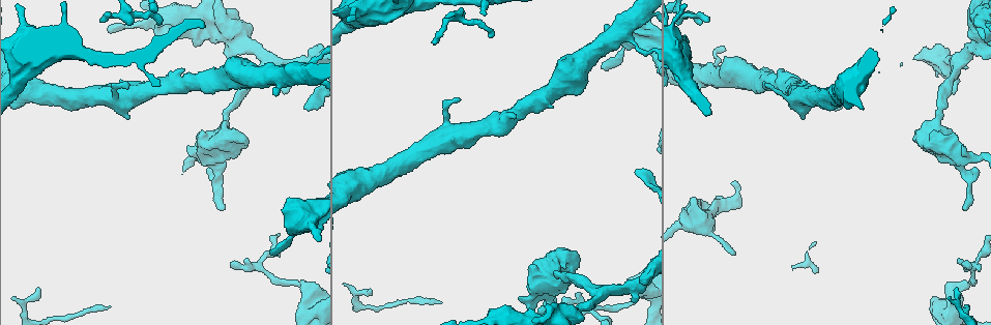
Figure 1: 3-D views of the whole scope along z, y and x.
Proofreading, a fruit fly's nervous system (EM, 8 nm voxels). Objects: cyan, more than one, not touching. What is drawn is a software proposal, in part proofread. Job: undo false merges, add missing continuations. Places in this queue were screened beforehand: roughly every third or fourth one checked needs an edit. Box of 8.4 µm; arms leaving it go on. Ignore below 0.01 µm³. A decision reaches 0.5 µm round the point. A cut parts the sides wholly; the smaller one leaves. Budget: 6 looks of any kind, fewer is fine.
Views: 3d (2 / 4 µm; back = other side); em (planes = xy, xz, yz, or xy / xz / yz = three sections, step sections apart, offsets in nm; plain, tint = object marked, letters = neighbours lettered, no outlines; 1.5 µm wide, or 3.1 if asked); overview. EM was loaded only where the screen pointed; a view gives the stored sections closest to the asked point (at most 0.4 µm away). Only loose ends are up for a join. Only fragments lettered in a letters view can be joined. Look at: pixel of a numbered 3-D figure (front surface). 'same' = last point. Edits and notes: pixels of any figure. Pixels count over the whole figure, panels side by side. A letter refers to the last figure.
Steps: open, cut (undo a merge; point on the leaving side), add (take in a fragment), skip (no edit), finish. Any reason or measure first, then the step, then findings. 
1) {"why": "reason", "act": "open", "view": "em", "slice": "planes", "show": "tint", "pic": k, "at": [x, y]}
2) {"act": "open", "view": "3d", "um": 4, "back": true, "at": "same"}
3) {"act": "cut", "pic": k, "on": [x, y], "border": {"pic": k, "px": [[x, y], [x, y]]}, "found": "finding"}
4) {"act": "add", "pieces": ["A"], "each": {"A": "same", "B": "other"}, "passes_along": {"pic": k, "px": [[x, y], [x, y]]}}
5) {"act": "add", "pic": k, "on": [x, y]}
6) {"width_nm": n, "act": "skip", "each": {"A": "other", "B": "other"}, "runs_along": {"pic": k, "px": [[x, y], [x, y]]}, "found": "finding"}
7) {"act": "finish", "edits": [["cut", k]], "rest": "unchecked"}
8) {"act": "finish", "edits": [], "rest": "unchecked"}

{"why": "tapers out", "act": "open", "view": "em", "slice": "planes", "show": "letters", "pic": 1, "at": [730, 251]}

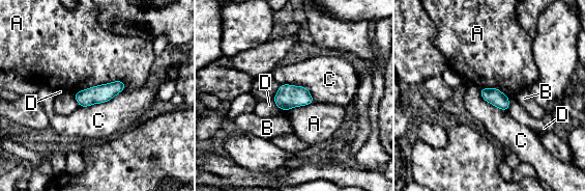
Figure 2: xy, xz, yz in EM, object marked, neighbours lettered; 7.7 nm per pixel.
{"act": "skip", "each": {"A": "other", "B": "other", "C": "other", "D": "other"}, "border": {"pic": 2, "px": [[124, 88], [105, 102], [80, 107]]}, "found": "none of them fits"}

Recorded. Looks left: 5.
{"why": "thin end", "act": "open", "view": "3d", "um": 2, "back": true, "pic": 1, "at": [222, 210]}

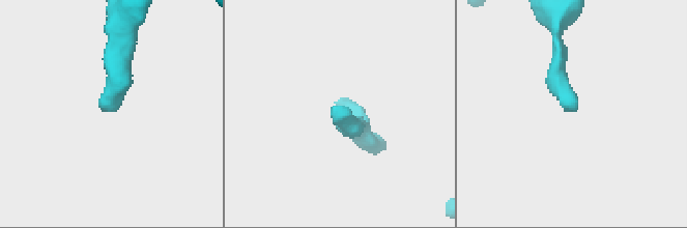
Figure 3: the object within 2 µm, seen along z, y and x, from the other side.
{"act": "open", "view": "em", "slice": "planes", "show": "plain", "pic": 3, "at": [102, 105]}

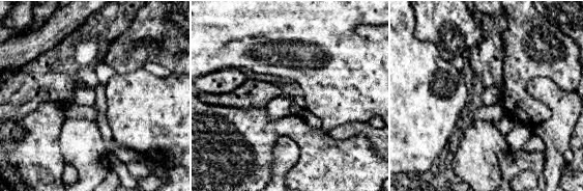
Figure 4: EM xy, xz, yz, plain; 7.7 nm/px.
{"why": "see the neighbours", "act": "open", "view": "em", "slice": "planes", "show": "letters", "at": "same"}

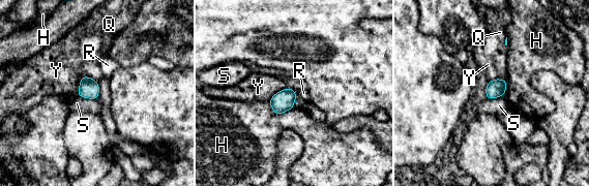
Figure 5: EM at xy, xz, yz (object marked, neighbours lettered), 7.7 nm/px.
{"act": "skip", "each": {"H": "other", "Q": "other", "R": "other", "S": "other", "Y": "other"}, "border": {"pic": 5, "px": [[96, 82], [98, 85], [98, 97]]}, "found": "none of them fits"}

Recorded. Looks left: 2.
{"why": "tapers out", "act": "open", "view": "3d", "um": 4, "pic": 1, "at": [697, 24]}

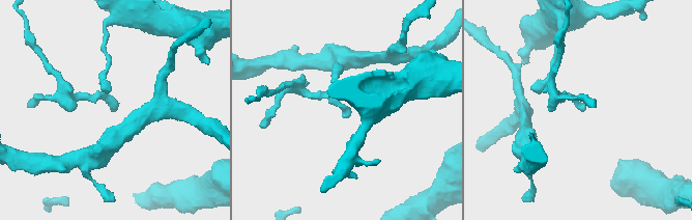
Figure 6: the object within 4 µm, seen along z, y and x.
{"why": "need the tissue", "act": "open", "view": "em", "slice": "yz", "step": 8, "show": "letters", "pic": 6, "at": [580, 110]}

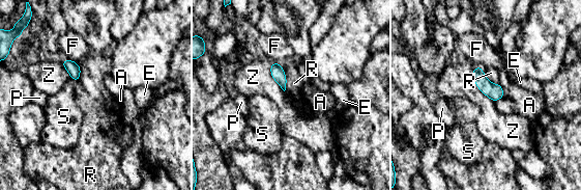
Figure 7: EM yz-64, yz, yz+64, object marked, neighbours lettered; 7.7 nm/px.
{"act": "skip", "each": {"A": "other", "E": "other", "F": "other", "P": "other", "R": "other", "S": "other", "Z": "other"}, "border": {"pic": 7, "px": [[70, 77], [75, 81]]}, "found": "none of them fits"}

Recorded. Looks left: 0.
{"act": "finish", "edits": [], "rest": "unchecked"}

